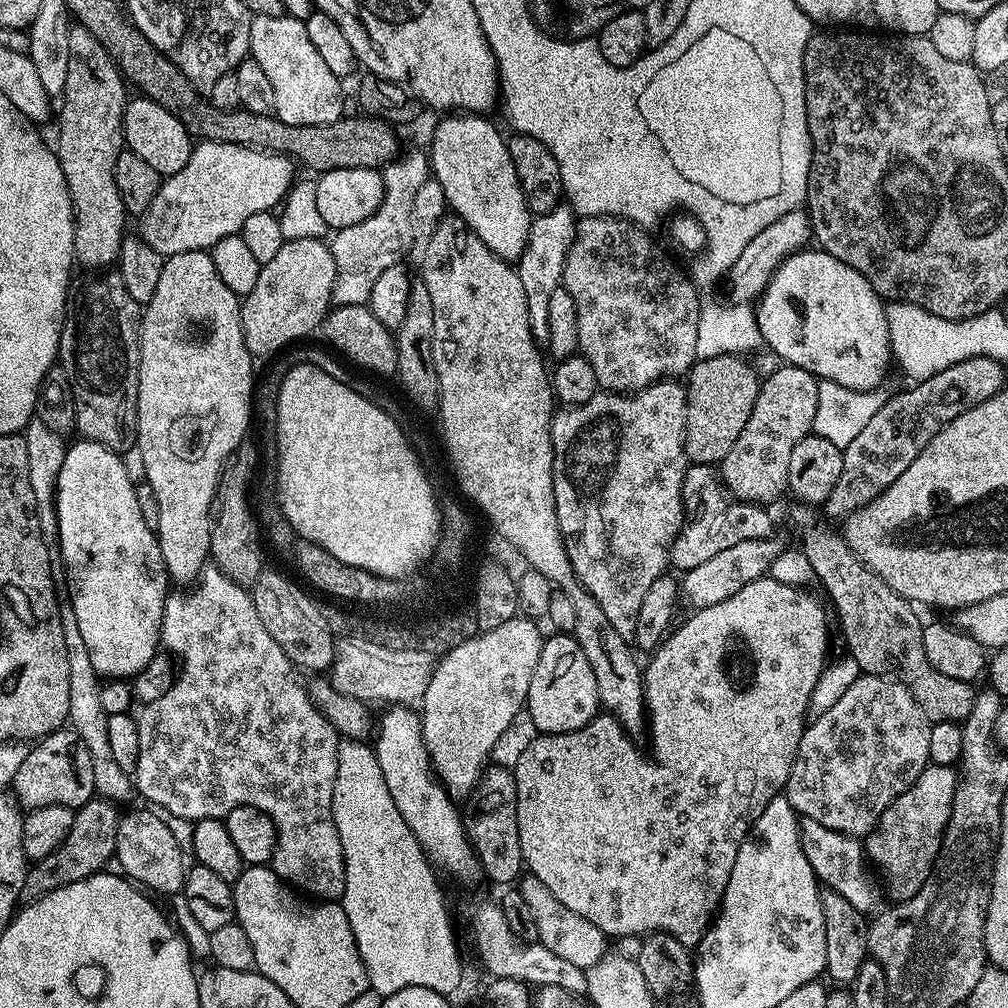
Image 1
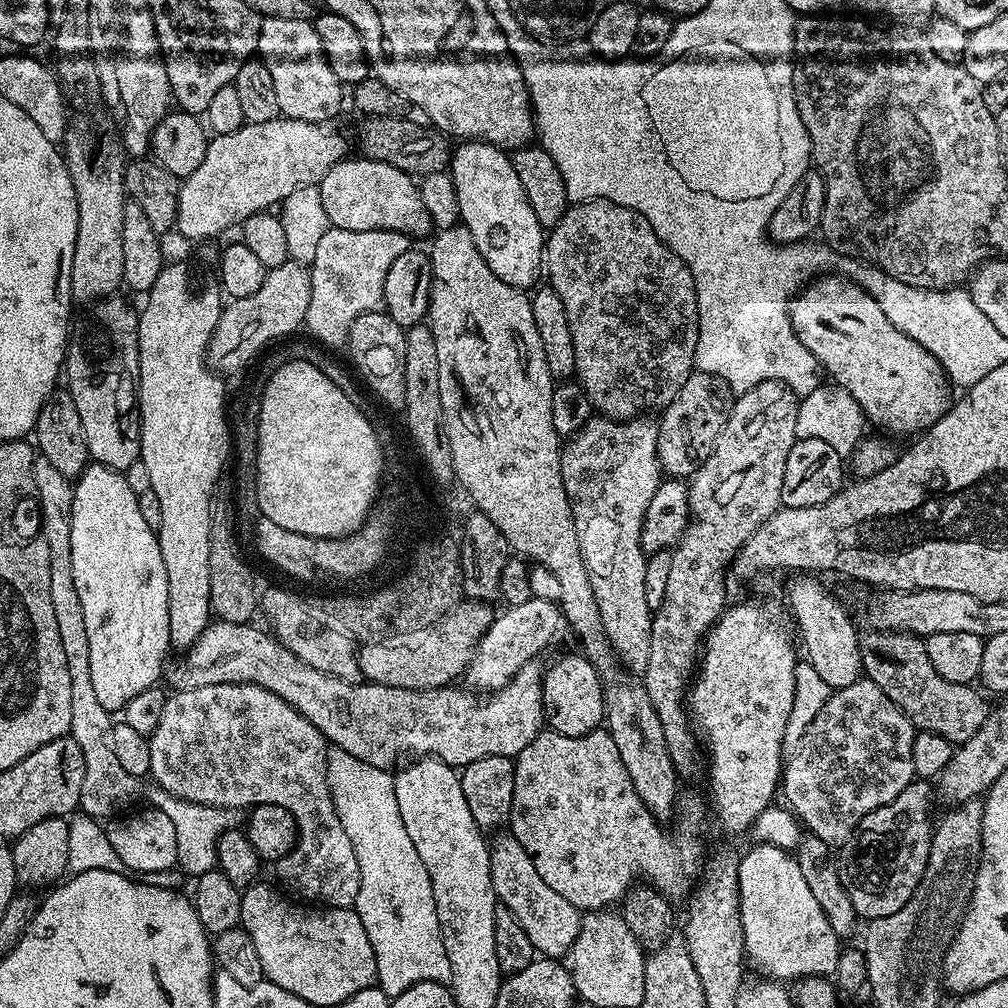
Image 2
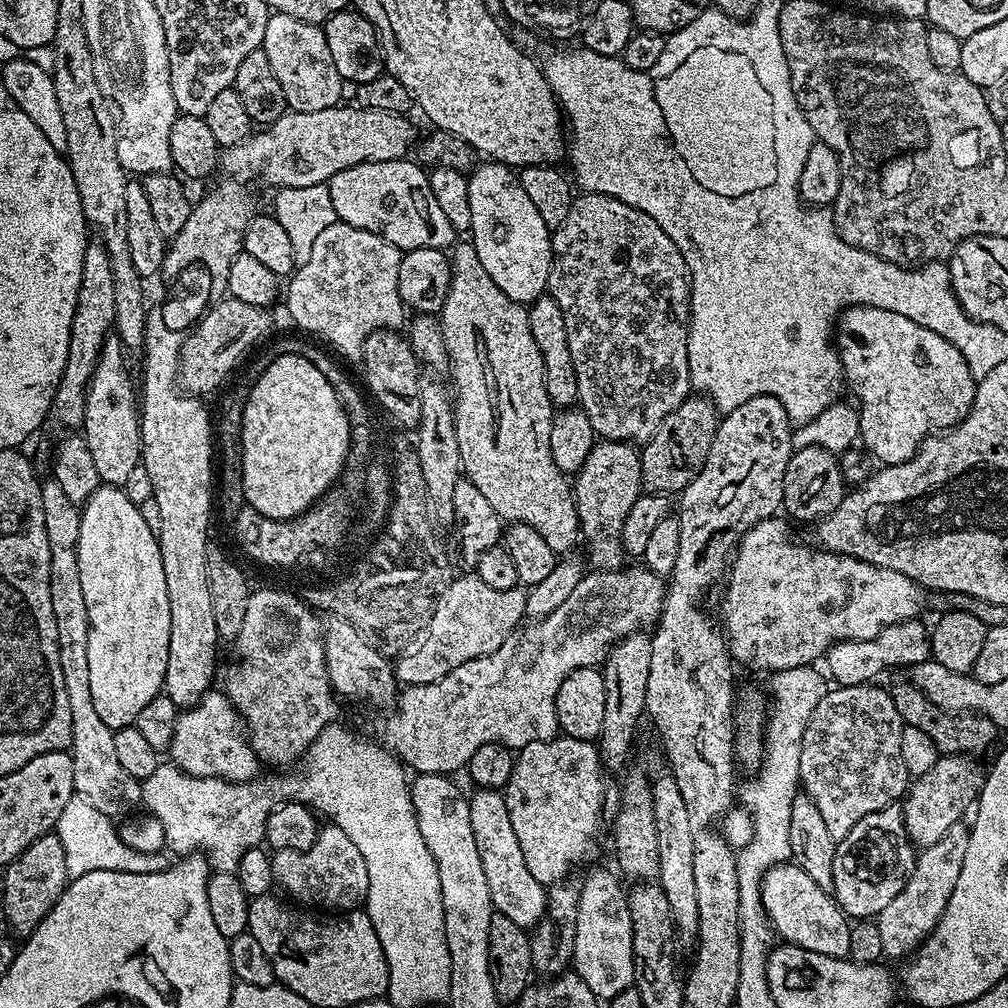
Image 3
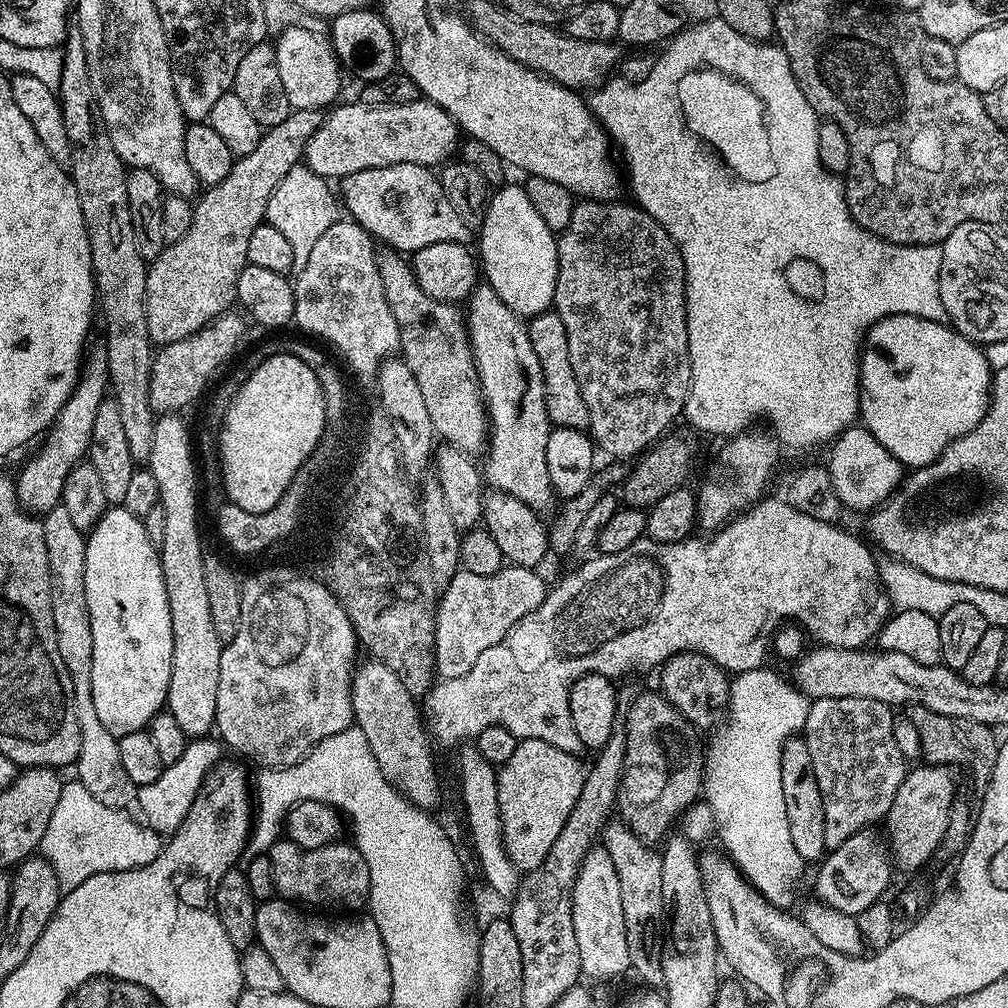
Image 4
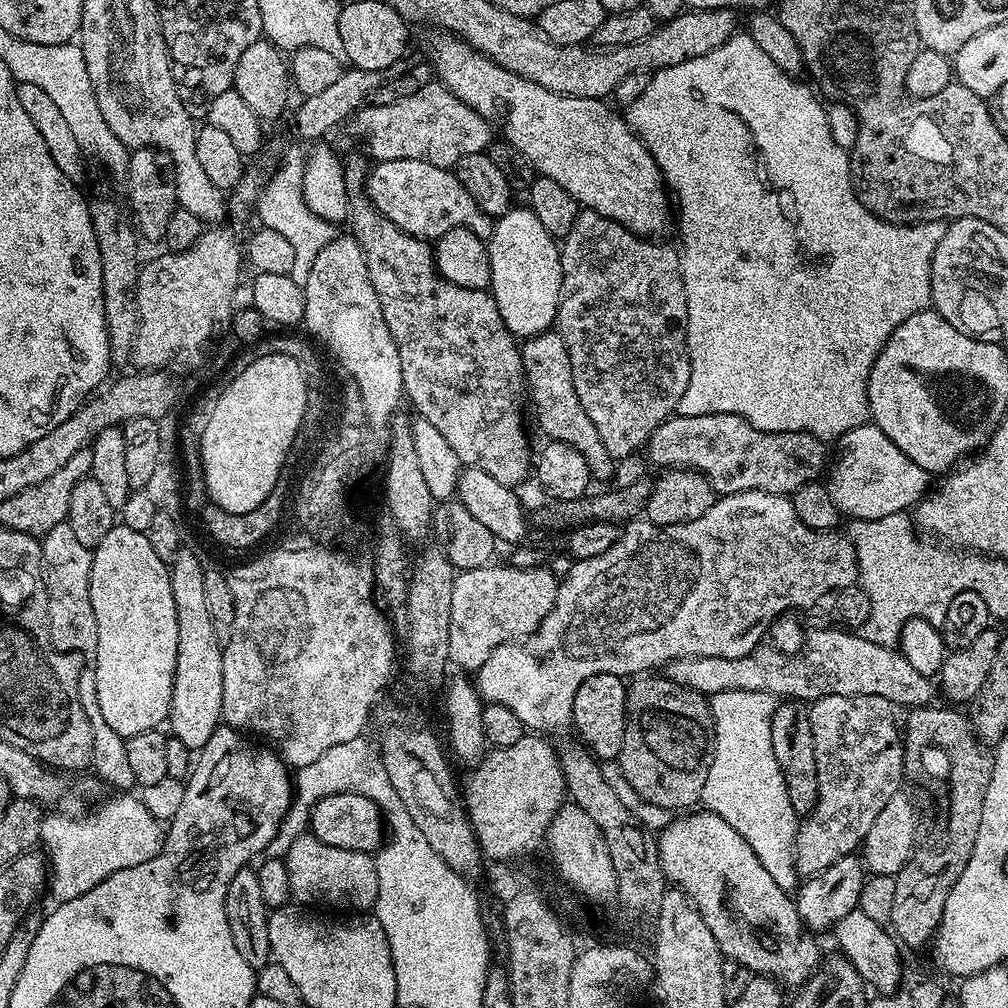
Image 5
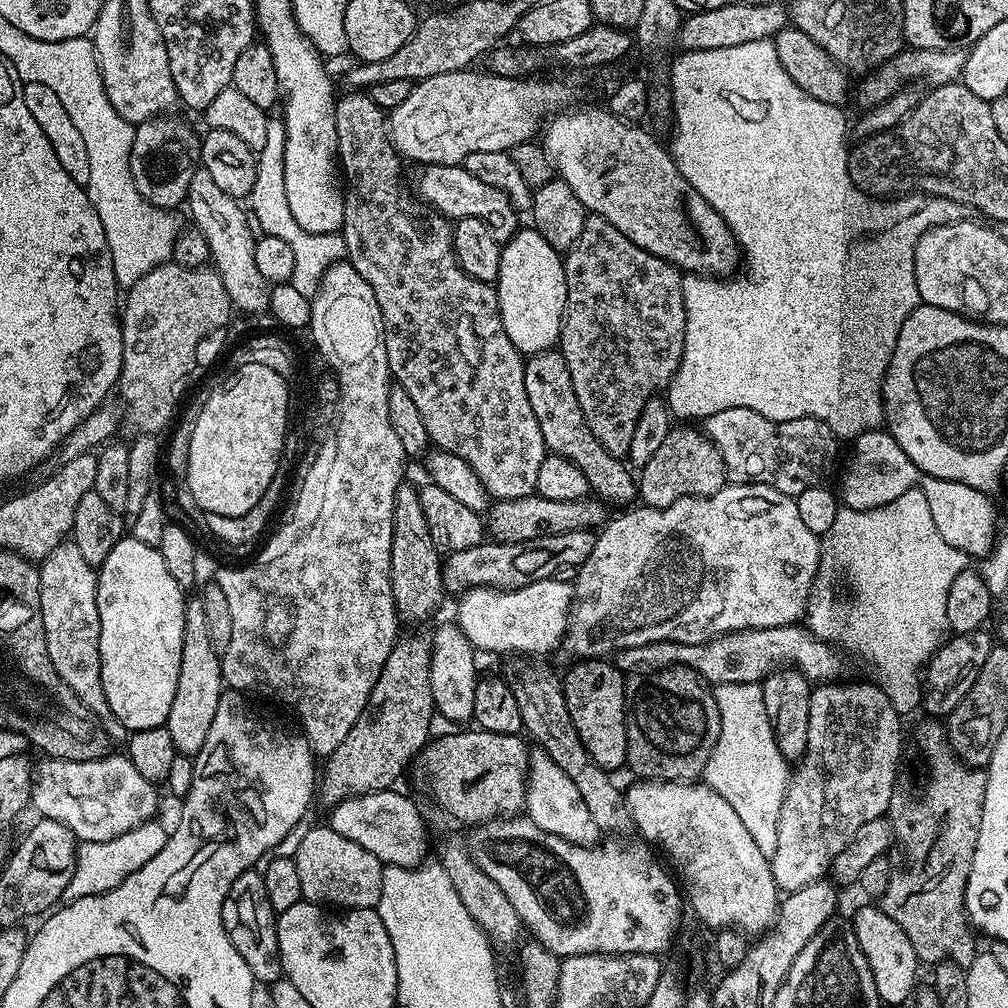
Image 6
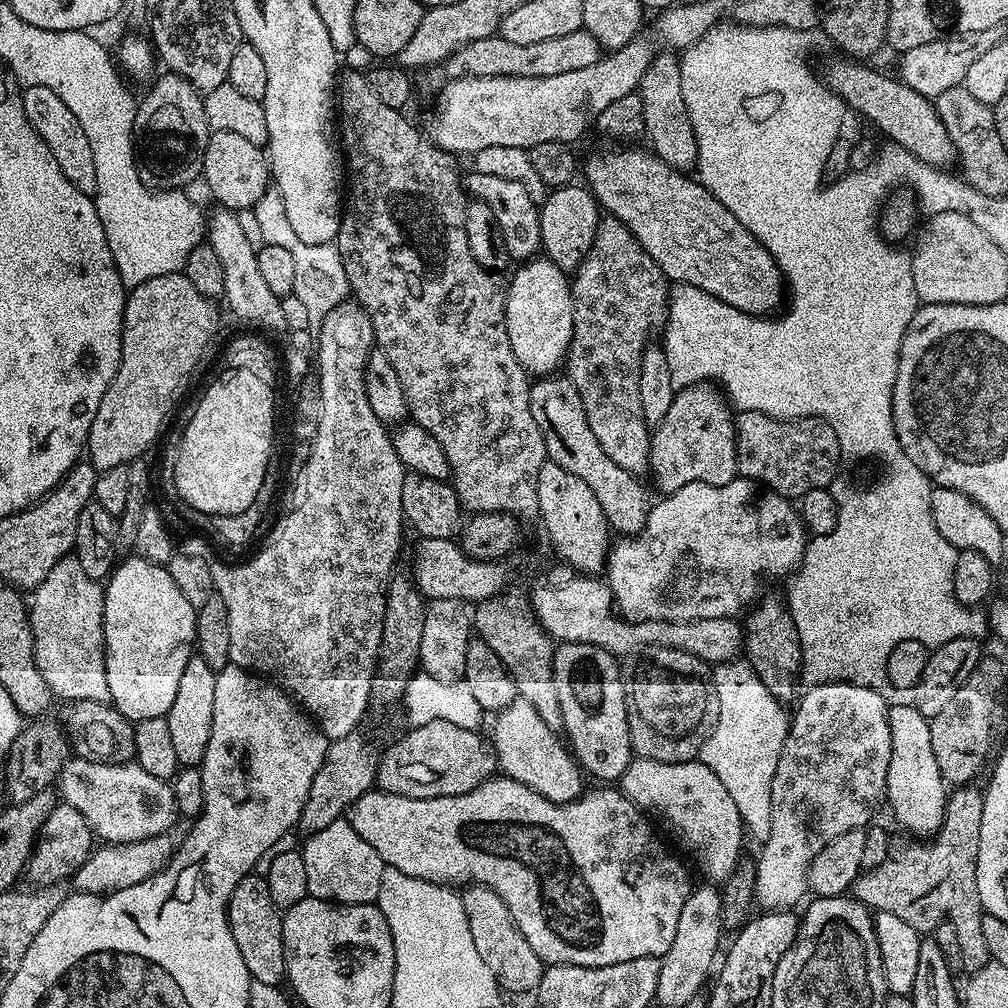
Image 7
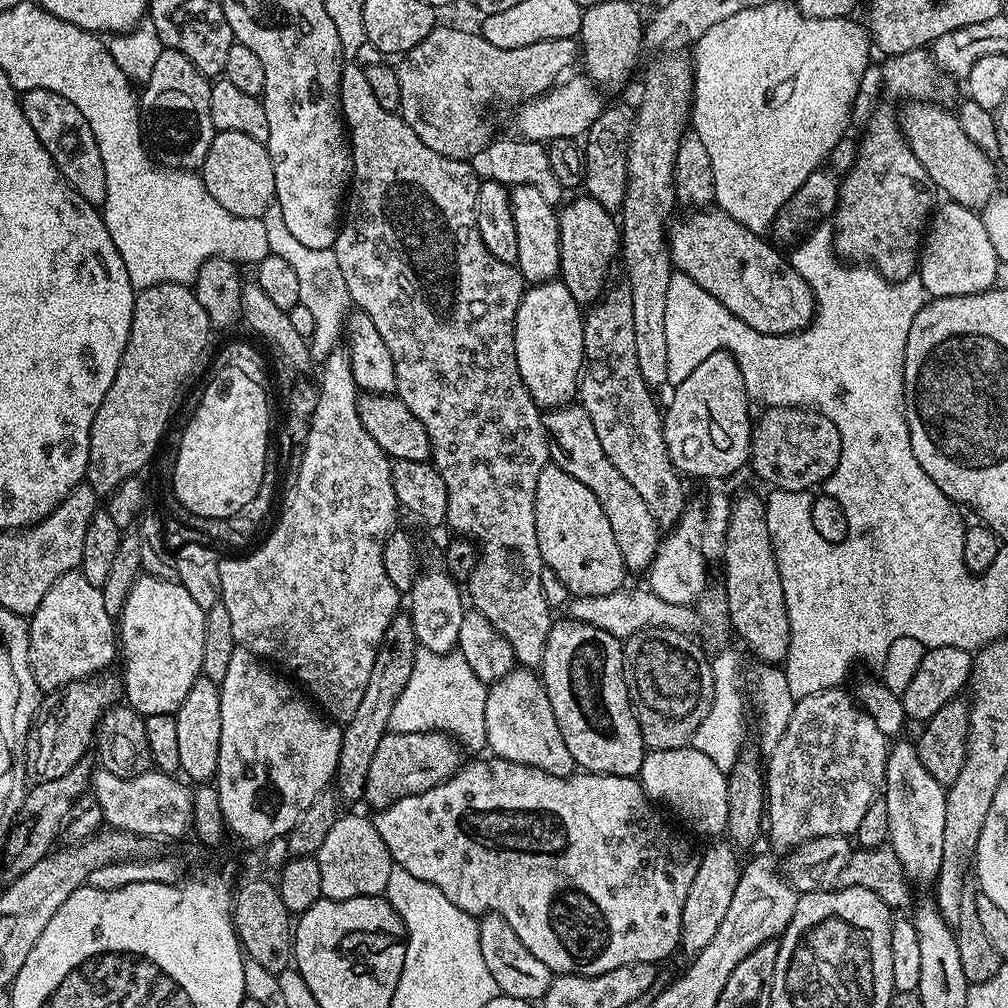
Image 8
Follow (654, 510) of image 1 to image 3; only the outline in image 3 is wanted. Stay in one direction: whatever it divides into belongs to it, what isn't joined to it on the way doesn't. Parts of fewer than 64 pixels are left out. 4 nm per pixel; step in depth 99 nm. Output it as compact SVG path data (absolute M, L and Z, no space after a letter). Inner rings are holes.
M601 439L590 454L586 454L586 462L582 462L574 476L574 495L580 530L583 539L588 539L588 556L592 559L593 569L616 570L625 563L626 553L620 540L622 522L626 514L630 514L643 488L640 454L635 443ZM647 631L632 632L616 641L604 660L602 671L606 686L606 718L598 737L600 759L605 769L620 768L632 752L632 739L636 736L636 723L645 715L646 681L650 678L650 650L652 638Z

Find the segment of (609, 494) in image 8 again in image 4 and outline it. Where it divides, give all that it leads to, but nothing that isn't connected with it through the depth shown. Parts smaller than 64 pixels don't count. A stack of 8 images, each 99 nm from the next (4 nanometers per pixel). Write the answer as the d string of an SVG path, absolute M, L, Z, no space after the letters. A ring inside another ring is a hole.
M549 310L531 317L527 325L530 346L534 346L534 354L538 354L538 362L542 366L548 421L557 428L587 429L590 410L586 410L582 390L578 390L578 378L574 378L574 366L570 366L570 342L566 342L566 326L562 326L562 318L555 310Z

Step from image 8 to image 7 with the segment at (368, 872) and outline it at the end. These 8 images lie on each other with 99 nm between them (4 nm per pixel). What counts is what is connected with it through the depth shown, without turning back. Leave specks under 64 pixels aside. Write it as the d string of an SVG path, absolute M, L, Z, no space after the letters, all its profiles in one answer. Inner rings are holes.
M351 819L330 822L326 830L318 830L318 834L307 837L303 844L309 896L329 900L332 904L375 904L386 865L378 850L354 830Z

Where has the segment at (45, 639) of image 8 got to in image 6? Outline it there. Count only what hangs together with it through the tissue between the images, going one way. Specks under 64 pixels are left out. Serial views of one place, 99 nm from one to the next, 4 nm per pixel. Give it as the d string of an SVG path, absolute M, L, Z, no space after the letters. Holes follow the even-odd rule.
M72 539L62 541L39 565L40 609L42 626L46 634L46 650L58 678L76 697L95 714L100 725L106 730L109 741L127 741L130 733L114 718L110 702L106 702L106 690L102 690L102 666L100 665L100 619L98 618L97 573L86 558L78 551Z

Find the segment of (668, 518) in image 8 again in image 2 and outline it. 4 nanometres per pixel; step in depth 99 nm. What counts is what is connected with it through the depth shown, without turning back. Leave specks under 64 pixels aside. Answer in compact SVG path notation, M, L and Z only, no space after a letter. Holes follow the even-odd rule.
M591 200L585 204L571 205L562 222L558 222L546 236L546 280L556 291L558 298L562 298L562 306L566 306L570 338L574 338L574 376L584 387L593 409L599 415L609 416L612 420L630 420L634 416L651 413L651 408L667 408L678 390L682 390L682 382L686 382L688 375L694 371L698 355L696 344L700 341L700 307L696 305L696 283L690 270L682 262L682 258L678 258L678 254L671 252L658 238L658 234L654 234L650 222L646 222L646 218L642 218L642 214L632 208L618 206L609 200Z

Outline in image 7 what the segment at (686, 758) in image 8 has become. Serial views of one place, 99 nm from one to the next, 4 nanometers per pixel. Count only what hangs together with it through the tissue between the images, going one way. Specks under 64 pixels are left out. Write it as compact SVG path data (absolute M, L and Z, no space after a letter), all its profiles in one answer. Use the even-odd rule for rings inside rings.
M636 756L626 766L618 787L625 798L634 801L645 813L661 816L680 835L681 842L696 852L696 860L709 881L725 881L741 863L740 851L746 841L744 820L726 786L718 782L718 774L699 759L656 762Z

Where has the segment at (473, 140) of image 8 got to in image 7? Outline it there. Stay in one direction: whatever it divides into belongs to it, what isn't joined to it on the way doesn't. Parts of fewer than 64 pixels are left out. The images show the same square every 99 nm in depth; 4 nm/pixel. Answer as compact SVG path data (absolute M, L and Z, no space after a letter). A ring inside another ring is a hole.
M579 28L574 34L562 34L562 38L546 38L542 42L534 42L530 46L517 46L515 42L506 42L499 34L490 38L482 38L478 42L470 42L462 46L446 61L448 76L541 76L550 78L550 74L566 74L570 70L582 70L586 66L594 66L602 55L598 38L587 30Z

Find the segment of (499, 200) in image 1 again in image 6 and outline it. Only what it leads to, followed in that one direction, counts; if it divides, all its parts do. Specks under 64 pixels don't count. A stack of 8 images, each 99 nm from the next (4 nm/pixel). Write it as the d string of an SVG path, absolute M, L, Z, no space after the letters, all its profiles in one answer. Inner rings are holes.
M521 227L503 244L494 287L506 338L514 342L518 351L546 352L559 341L566 306L564 262L561 253L536 228Z

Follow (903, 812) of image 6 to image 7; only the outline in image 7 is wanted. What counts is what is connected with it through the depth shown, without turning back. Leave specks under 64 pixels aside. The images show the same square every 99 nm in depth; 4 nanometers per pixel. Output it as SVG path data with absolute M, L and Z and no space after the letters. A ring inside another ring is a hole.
M960 786L955 789L948 797L948 804L944 807L944 825L936 831L936 835L928 839L913 838L908 834L893 835L888 842L886 850L886 858L882 858L882 866L870 868L861 871L856 877L856 881L851 886L850 892L860 903L865 904L868 909L876 912L885 912L886 914L895 914L897 918L902 918L902 922L913 922L914 914L912 914L912 900L929 900L932 904L944 904L943 915L947 920L954 924L954 929L958 932L959 945L964 955L964 967L969 973L977 972L982 966L986 966L990 962L988 951L986 950L986 938L982 938L982 918L986 915L984 908L980 904L980 895L978 894L978 842L982 834L982 806L984 805L984 793L976 786Z

